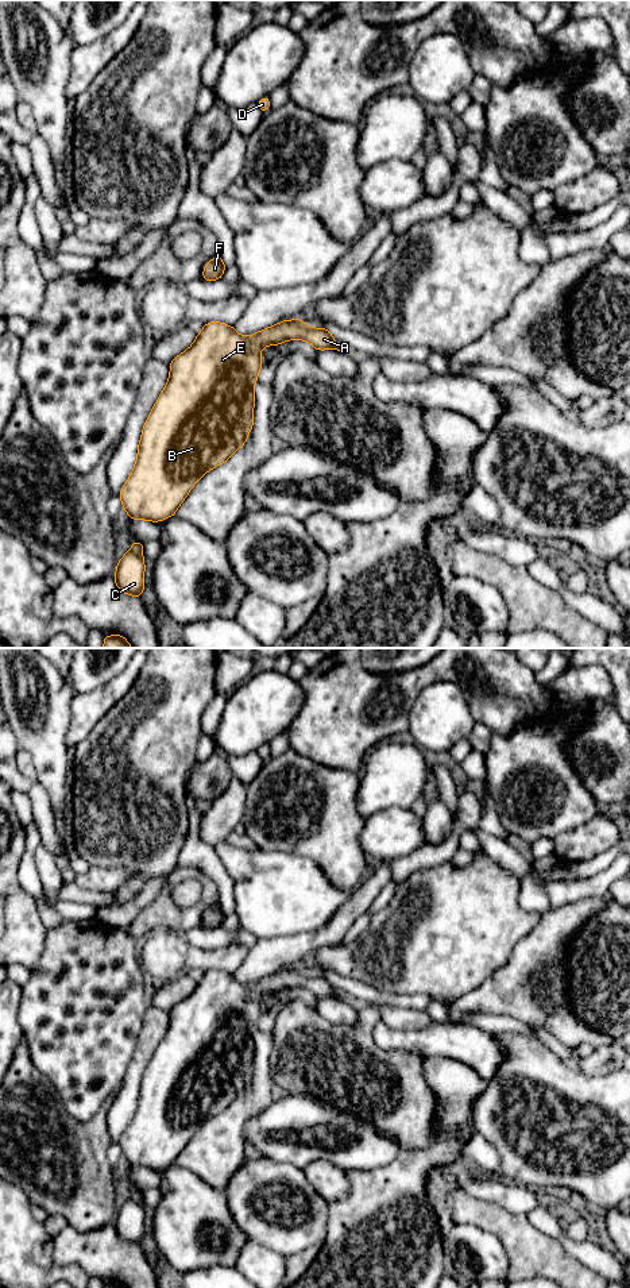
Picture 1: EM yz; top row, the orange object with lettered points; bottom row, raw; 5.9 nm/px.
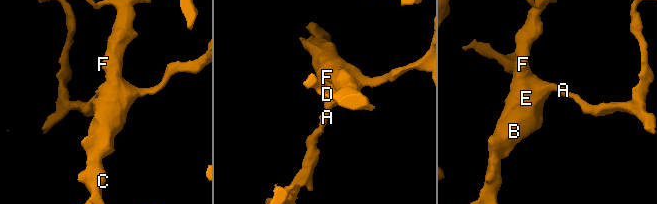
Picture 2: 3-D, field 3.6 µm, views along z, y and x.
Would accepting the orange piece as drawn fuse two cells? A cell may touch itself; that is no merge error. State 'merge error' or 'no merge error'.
merge error

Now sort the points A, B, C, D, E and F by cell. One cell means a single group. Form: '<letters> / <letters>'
A / B C D E F

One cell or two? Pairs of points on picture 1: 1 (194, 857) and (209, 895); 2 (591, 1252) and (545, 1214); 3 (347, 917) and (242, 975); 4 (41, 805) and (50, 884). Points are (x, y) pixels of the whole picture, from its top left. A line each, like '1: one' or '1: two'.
1: two
2: one
3: one
4: two

